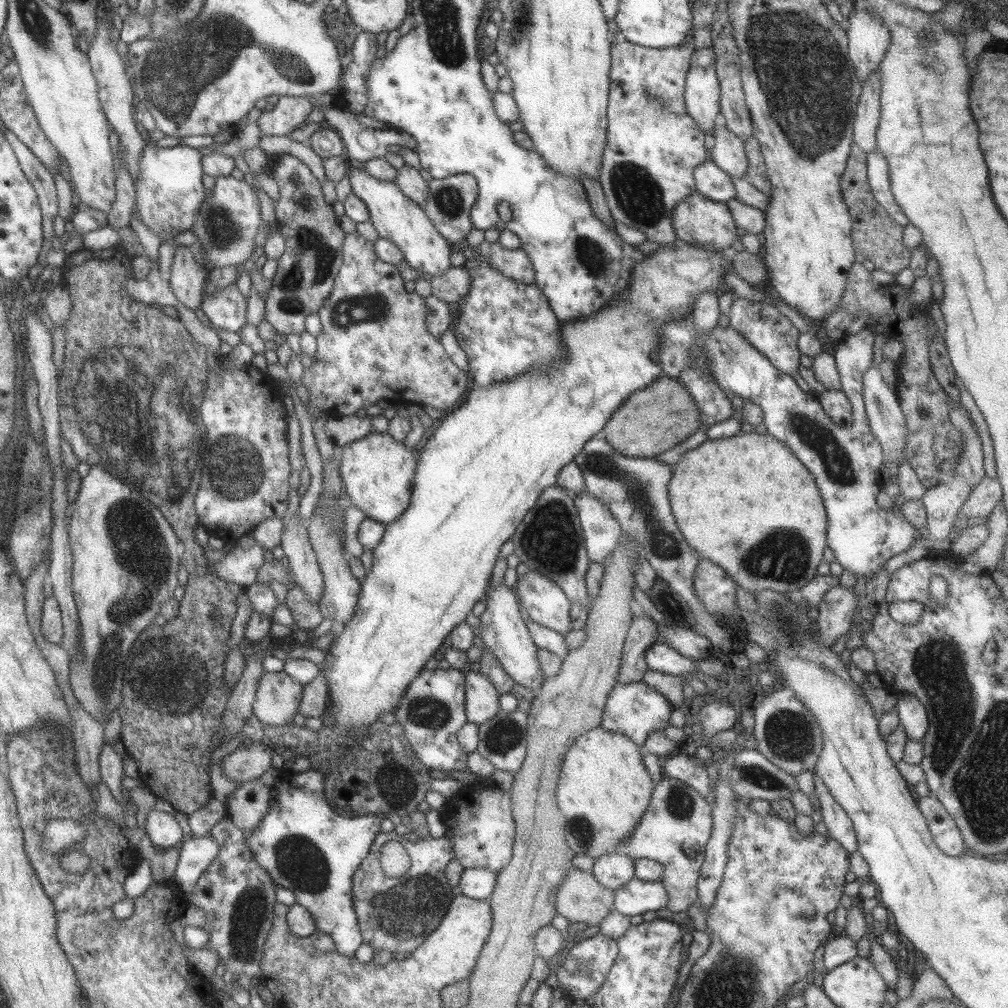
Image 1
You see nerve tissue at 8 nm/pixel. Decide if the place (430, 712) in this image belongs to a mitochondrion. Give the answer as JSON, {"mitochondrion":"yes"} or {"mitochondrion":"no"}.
{"mitochondrion":"yes"}

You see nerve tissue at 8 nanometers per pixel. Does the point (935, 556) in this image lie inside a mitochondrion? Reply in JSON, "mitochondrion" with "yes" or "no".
{"mitochondrion":"no"}

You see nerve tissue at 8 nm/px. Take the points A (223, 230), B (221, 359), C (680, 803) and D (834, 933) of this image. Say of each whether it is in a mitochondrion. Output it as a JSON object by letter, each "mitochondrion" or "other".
{"A":"mitochondrion","B":"other","C":"mitochondrion","D":"other"}

